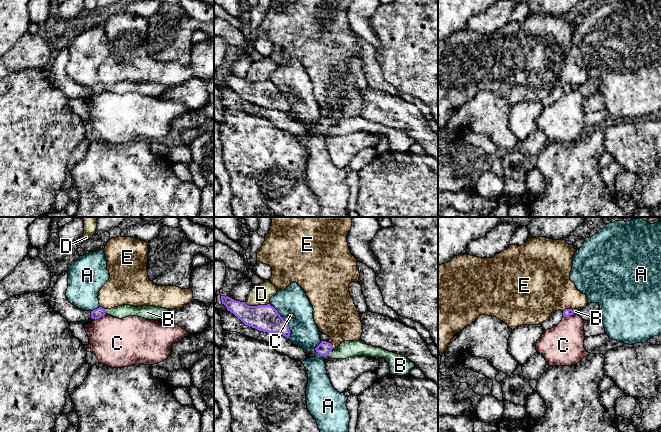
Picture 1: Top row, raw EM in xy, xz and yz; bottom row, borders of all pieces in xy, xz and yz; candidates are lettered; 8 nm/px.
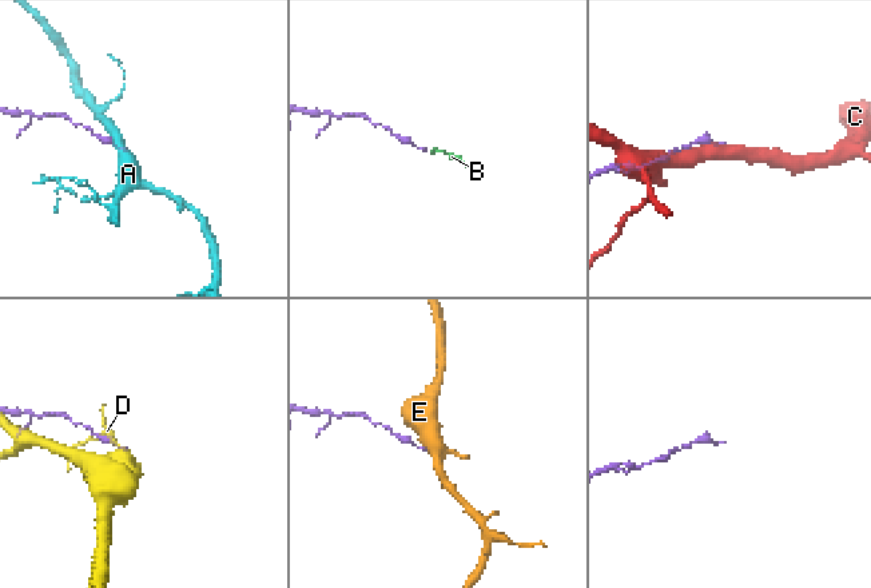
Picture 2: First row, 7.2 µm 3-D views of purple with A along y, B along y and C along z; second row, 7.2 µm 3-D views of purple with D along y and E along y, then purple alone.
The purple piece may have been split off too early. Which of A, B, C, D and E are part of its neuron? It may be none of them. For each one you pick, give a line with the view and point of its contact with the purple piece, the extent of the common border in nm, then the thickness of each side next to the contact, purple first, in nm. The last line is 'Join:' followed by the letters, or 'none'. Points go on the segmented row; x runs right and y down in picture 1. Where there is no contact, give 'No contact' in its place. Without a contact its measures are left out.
B: Touches purple at xz (329, 351). Shared border 70 nm. Thickness 100 nm (purple) against 140 nm
Join: B

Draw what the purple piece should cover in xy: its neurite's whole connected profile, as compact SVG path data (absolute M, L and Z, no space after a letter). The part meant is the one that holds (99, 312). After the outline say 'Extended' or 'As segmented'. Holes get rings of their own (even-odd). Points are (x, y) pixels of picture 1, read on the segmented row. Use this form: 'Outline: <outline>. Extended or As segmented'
Outline: M122 305L111 309L104 309L102 307L99 307L91 311L91 318L99 319L105 314L108 314L119 319L129 316L138 316L144 319L158 321L168 311L169 309L153 306L135 307L130 305Z. Extended

